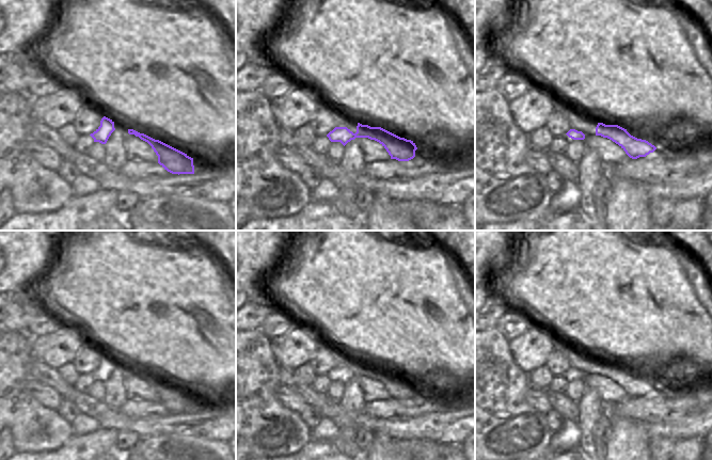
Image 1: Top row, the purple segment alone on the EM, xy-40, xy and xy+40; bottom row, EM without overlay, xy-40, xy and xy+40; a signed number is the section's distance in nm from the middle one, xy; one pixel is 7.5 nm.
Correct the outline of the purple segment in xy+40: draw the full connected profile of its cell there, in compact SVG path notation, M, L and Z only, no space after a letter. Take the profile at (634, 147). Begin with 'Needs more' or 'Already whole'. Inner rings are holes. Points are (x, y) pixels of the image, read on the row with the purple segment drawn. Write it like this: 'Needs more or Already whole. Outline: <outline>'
Needs more. Outline: M554 96L550 100L554 105L555 110L560 110L568 120L570 130L566 134L573 140L584 140L586 136L601 136L618 144L632 159L646 157L656 149L648 141L631 136L627 129L618 125L605 125L588 118L580 111L567 106Z

